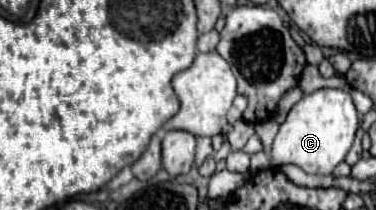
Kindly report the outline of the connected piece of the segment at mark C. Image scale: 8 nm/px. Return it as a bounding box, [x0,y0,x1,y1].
[269,87,359,175]

